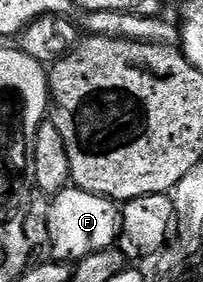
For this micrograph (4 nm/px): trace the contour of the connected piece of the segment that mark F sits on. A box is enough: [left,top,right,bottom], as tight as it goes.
[48,187,122,263]

